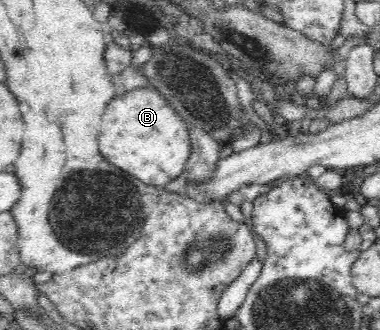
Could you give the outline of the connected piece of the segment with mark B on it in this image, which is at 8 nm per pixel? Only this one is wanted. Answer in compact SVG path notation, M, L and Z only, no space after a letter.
M136 87L114 97L105 108L97 138L100 153L149 186L160 188L176 180L191 155L188 124L158 88Z

